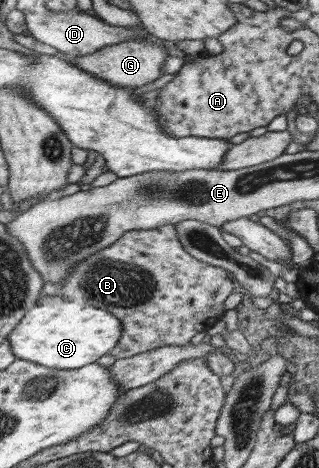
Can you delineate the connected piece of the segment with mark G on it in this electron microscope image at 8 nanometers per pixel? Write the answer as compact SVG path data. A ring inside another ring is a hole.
M143 39L139 42L128 40L127 42L115 43L91 55L84 55L83 58L75 59L75 61L70 62L68 60L68 63L72 63L80 70L88 71L88 73L96 75L98 79L104 79L112 85L135 88L148 85L163 75L160 70L166 58L168 58L166 47Z

